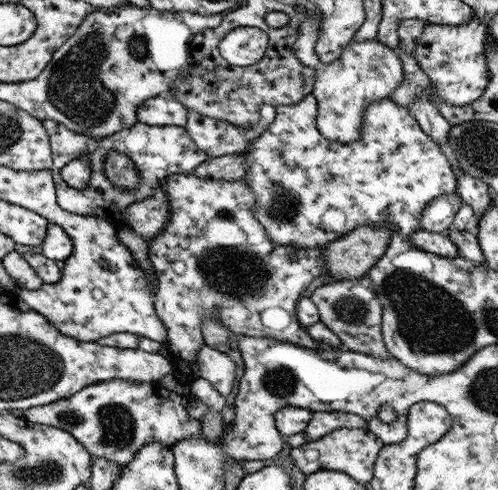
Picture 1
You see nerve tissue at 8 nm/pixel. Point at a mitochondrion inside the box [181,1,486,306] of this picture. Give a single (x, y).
(237, 273)

